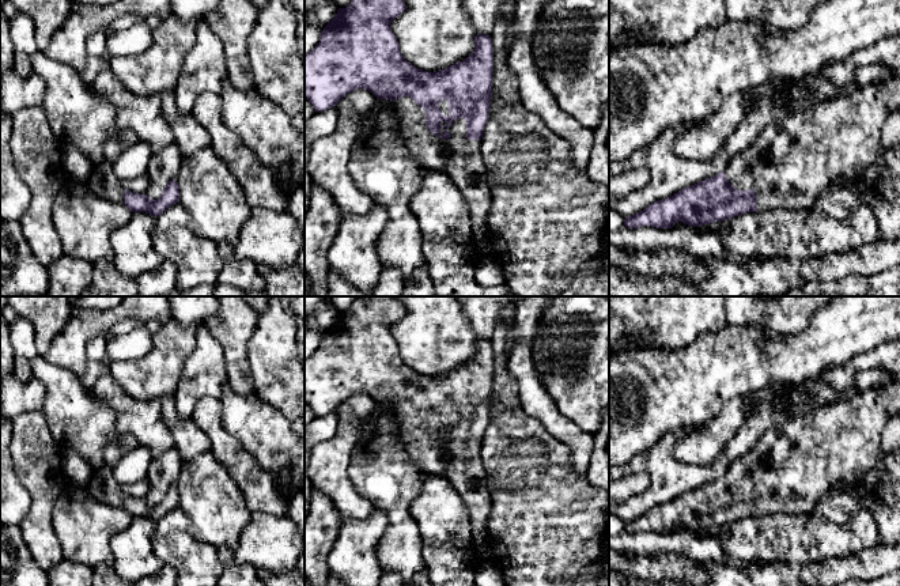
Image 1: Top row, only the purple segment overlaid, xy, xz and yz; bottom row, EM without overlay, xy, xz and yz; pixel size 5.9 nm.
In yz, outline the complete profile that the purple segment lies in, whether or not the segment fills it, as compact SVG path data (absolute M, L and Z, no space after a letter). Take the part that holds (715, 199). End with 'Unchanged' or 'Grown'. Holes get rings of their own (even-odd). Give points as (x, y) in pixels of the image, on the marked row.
M893 77L784 116L768 124L746 150L734 155L725 171L650 204L639 213L625 218L624 226L672 228L682 222L699 227L746 212L810 209L828 185L855 181L876 165L885 148L882 126L899 110L900 79Z. Grown

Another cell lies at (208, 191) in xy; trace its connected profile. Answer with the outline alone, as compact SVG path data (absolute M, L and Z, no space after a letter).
M211 147L184 156L179 173L179 204L189 212L189 227L200 237L216 243L228 242L235 246L241 237L241 230L249 219L253 207L247 204L242 186Z

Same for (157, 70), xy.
M170 15L152 29L152 45L145 52L107 57L107 68L135 95L174 92L185 56L196 42L196 24Z

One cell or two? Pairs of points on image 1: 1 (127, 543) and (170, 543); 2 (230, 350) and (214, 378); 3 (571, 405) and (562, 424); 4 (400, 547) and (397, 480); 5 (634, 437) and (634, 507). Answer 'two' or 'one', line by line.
1: two
2: two
3: two
4: one
5: two

